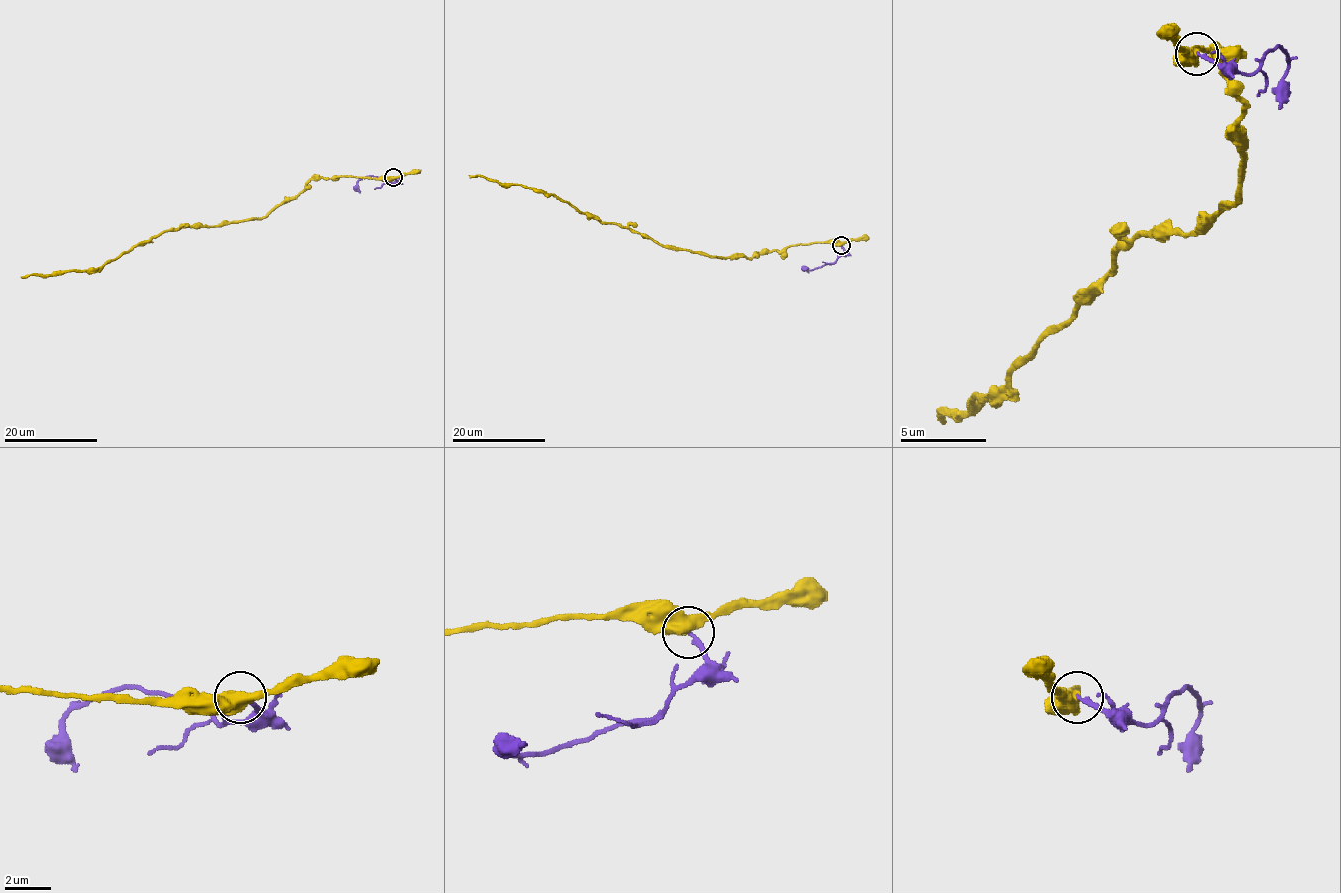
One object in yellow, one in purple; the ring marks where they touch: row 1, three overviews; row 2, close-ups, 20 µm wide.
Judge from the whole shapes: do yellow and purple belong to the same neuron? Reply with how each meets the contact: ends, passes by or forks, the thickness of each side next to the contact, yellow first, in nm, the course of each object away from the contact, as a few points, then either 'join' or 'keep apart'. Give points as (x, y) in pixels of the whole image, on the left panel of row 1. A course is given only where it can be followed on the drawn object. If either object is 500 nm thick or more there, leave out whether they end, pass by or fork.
550/180 nm | yellow via (393, 178), (313, 178), (301, 192), (282, 201), (258, 218), (162, 231), (97, 268), (21, 276) | purple via (393, 178), (396, 180), (387, 182), (377, 177), (364, 177), (357, 182), (359, 193) | keep apart

